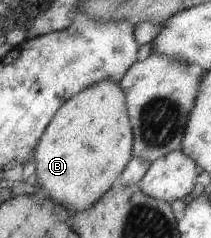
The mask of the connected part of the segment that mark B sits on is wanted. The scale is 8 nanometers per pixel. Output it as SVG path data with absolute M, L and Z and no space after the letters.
M105 79L72 96L48 124L34 152L36 173L49 199L65 204L72 214L101 200L134 157L134 128L121 84Z

